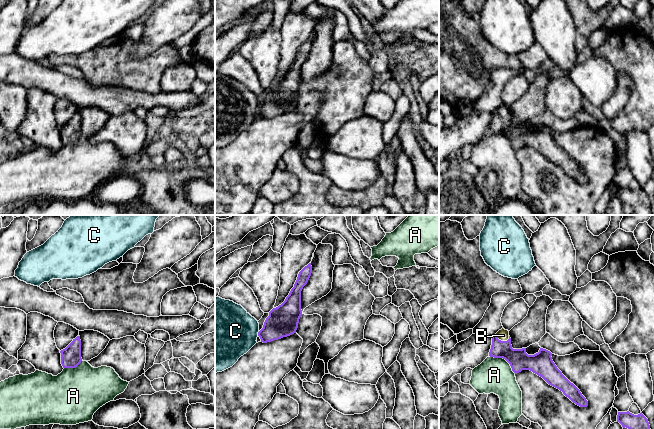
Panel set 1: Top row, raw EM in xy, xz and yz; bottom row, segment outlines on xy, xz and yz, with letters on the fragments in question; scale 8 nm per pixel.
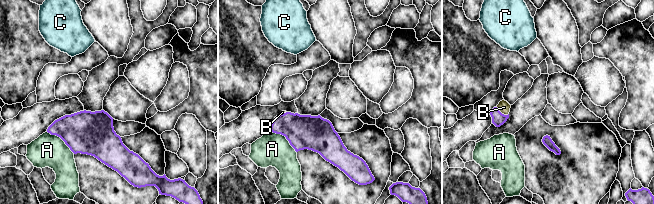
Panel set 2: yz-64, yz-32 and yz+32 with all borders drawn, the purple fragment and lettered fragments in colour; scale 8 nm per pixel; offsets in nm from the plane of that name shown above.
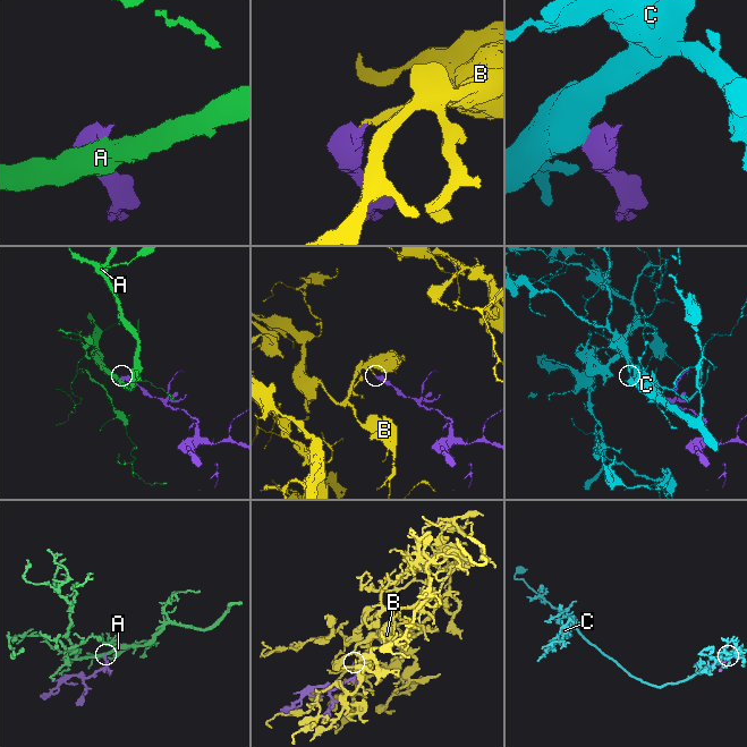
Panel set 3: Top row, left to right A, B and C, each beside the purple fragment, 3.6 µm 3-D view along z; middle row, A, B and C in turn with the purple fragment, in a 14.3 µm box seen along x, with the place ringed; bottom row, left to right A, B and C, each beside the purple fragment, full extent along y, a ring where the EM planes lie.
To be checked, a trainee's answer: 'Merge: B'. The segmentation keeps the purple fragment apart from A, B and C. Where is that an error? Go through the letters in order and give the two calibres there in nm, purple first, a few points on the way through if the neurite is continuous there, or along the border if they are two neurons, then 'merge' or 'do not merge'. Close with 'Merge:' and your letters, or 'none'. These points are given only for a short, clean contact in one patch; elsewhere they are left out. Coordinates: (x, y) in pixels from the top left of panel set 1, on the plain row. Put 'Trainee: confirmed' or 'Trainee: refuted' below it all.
A: 170 nm thick on the purple side, 280 nm on the other; border along yz (489, 131), (495, 134), (503, 134), (515, 149); do not merge
B: 170 nm thick on the purple side, 90 nm on the other; runs through yz (519, 136), (502, 117), (503, 111); merge
C: 240 nm thick on the purple side, 440 nm on the other; do not merge
Merge: B
Trainee: confirmed

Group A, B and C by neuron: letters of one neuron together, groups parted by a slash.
A / B / C

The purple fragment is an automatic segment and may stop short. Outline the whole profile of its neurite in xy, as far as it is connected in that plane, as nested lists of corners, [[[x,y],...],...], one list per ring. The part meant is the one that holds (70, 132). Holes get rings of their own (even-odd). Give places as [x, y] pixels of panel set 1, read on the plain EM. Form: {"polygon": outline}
{"polygon": [[[77,112],[61,129],[61,140],[63,144],[75,144],[81,137],[81,116]]]}

